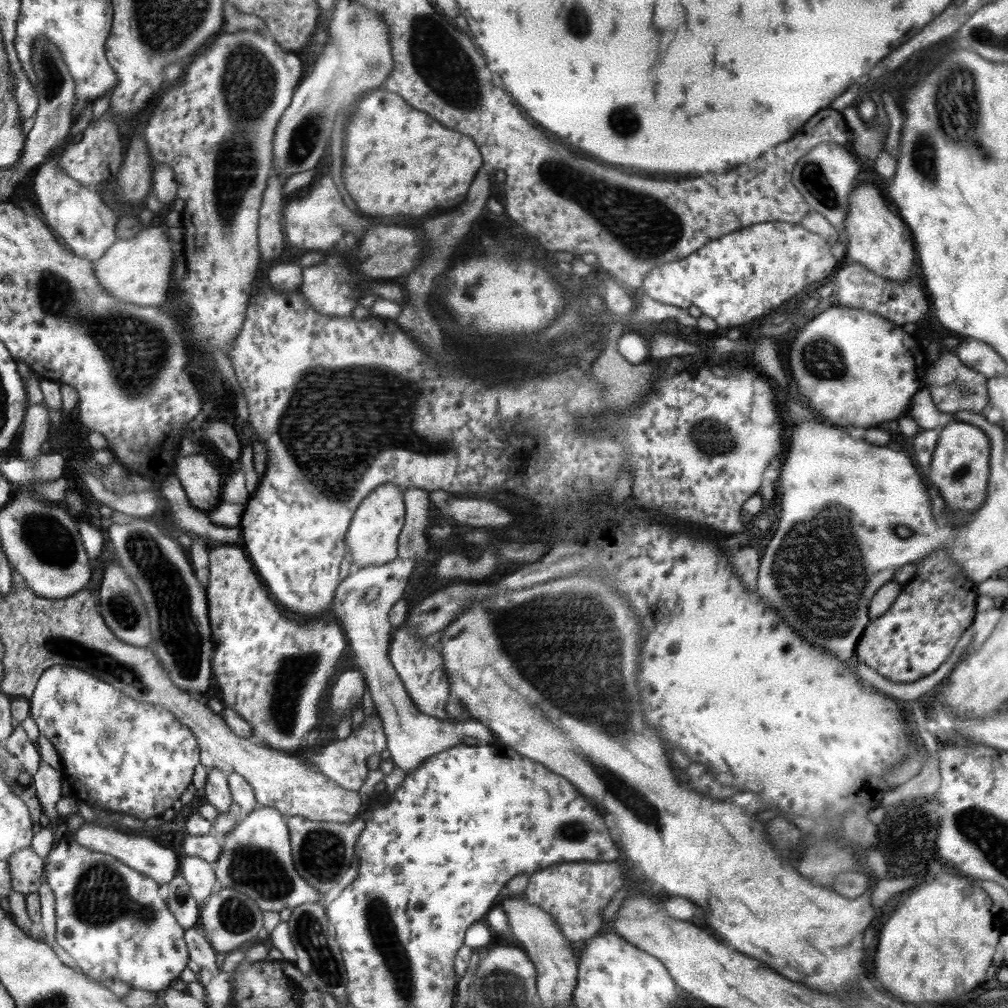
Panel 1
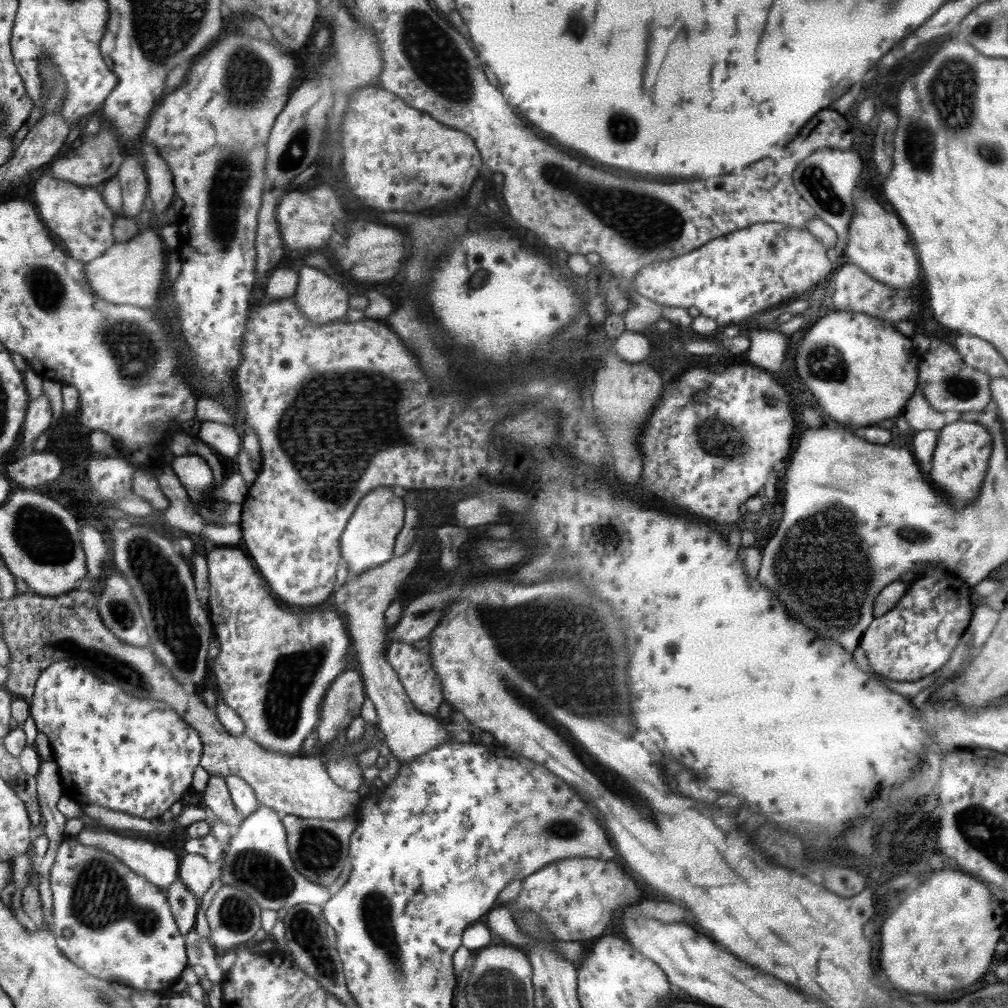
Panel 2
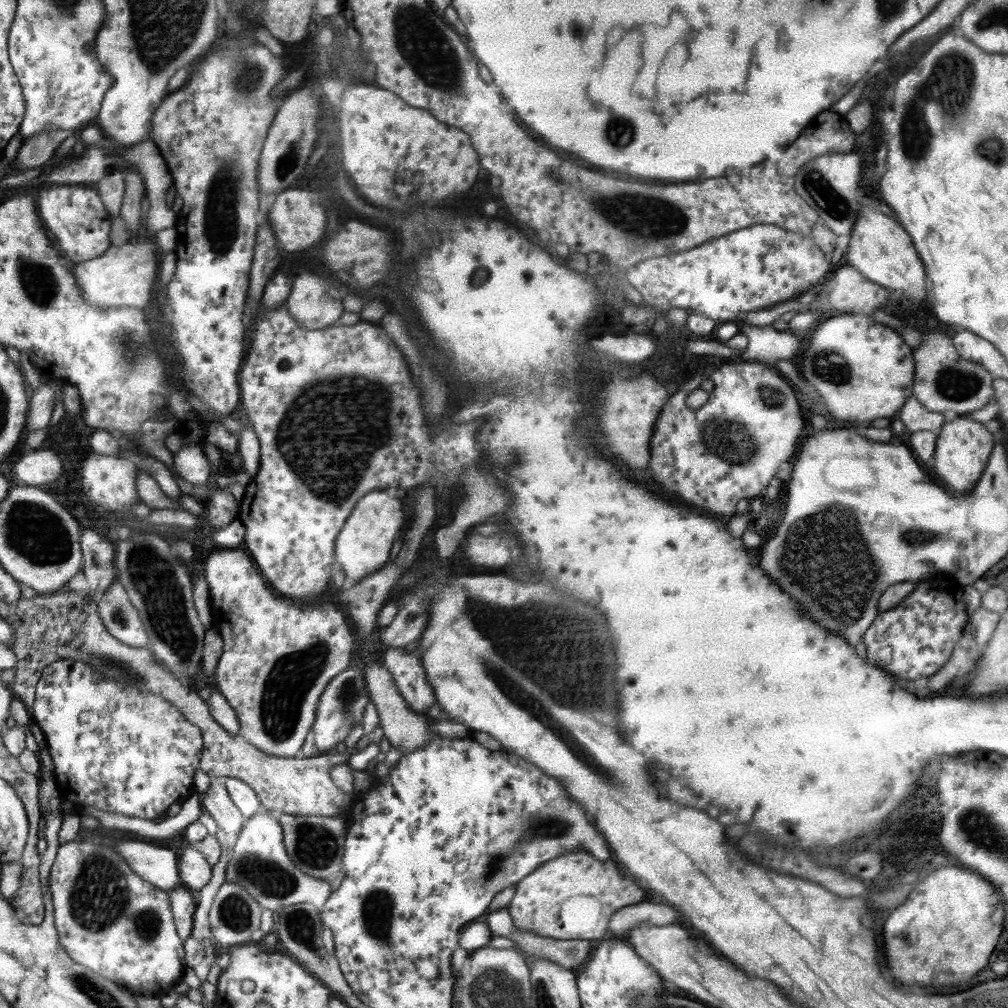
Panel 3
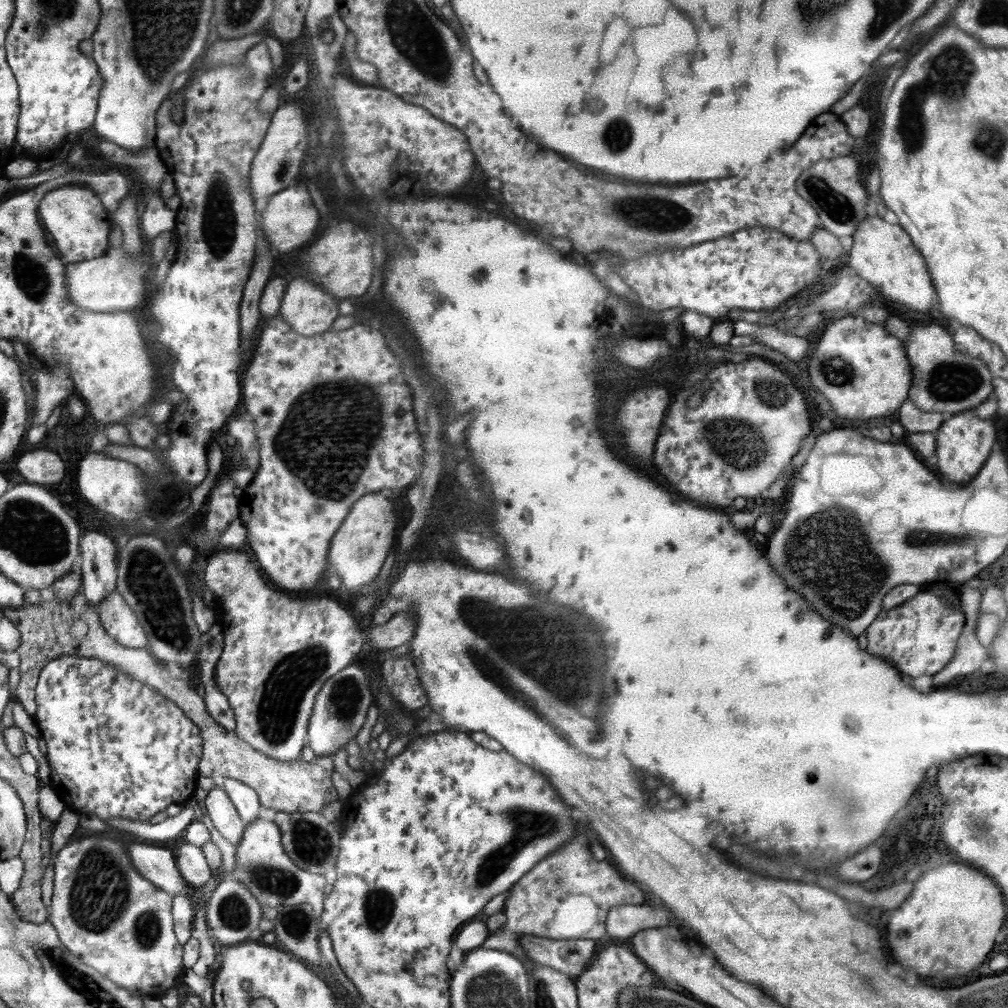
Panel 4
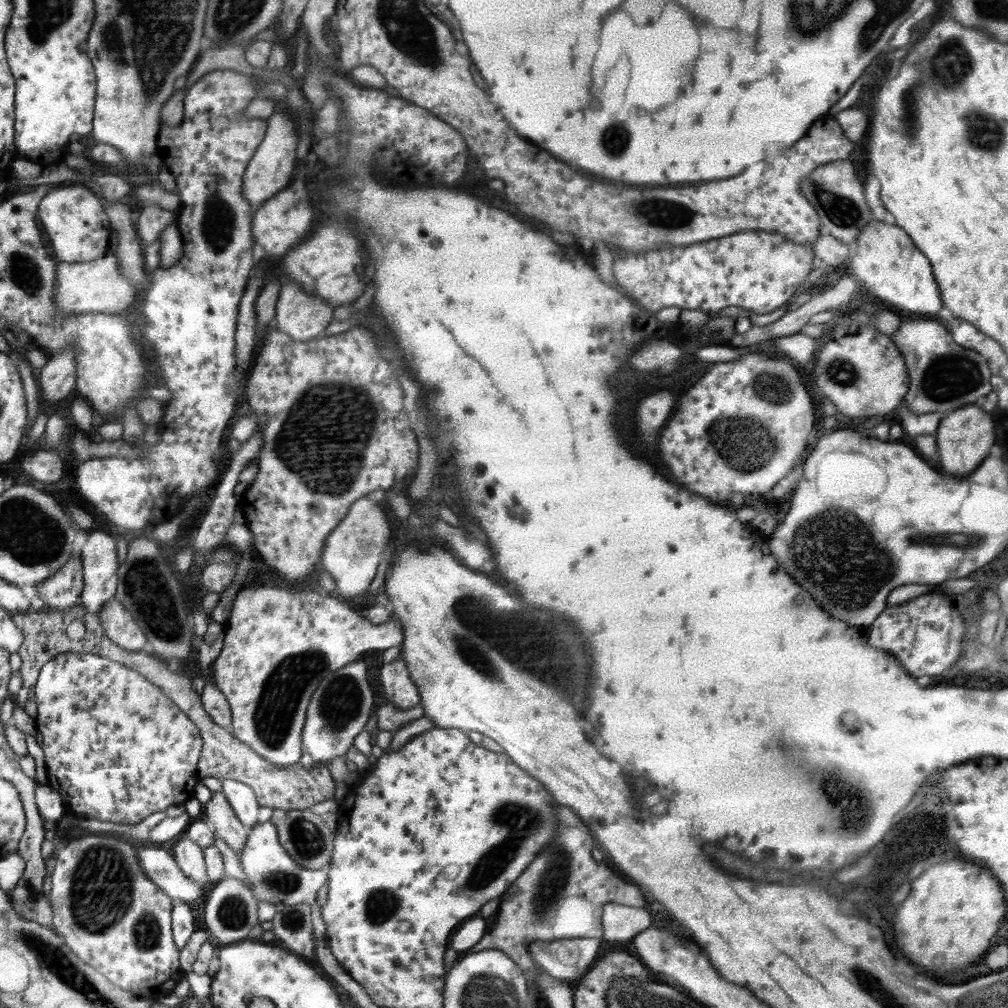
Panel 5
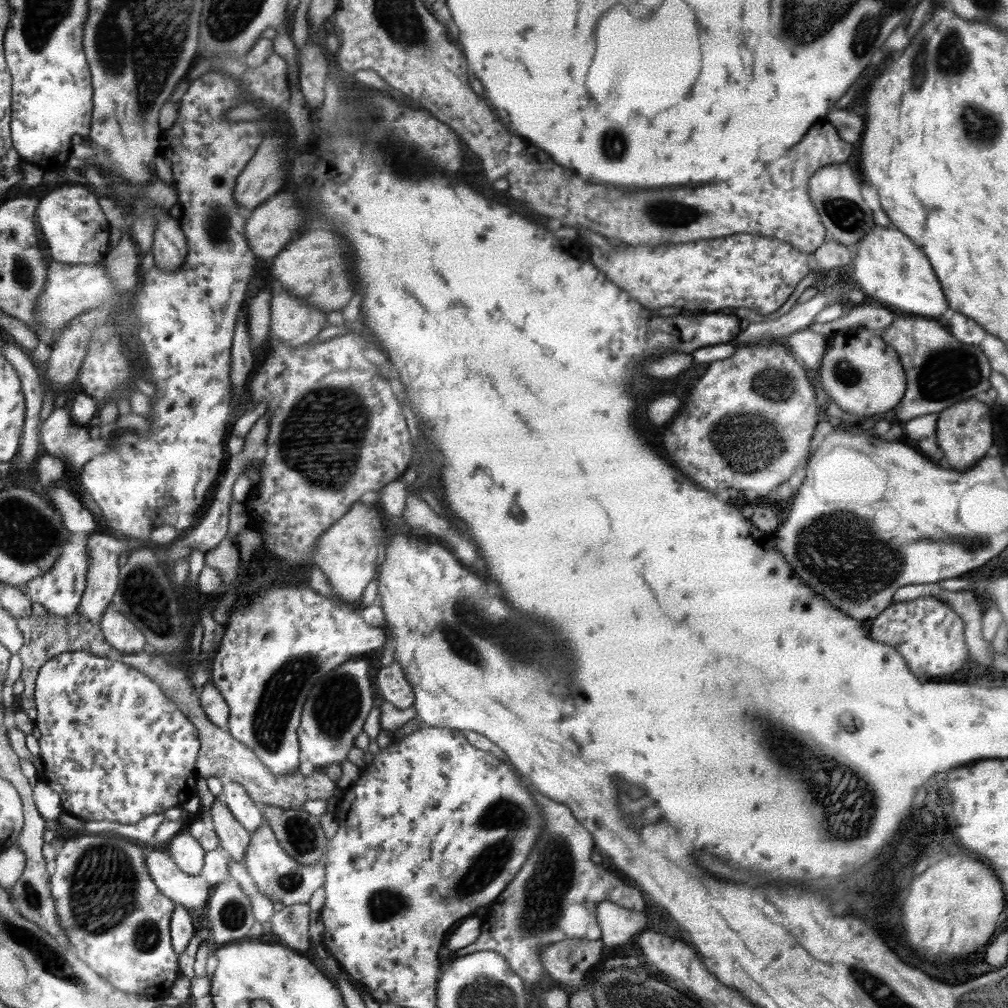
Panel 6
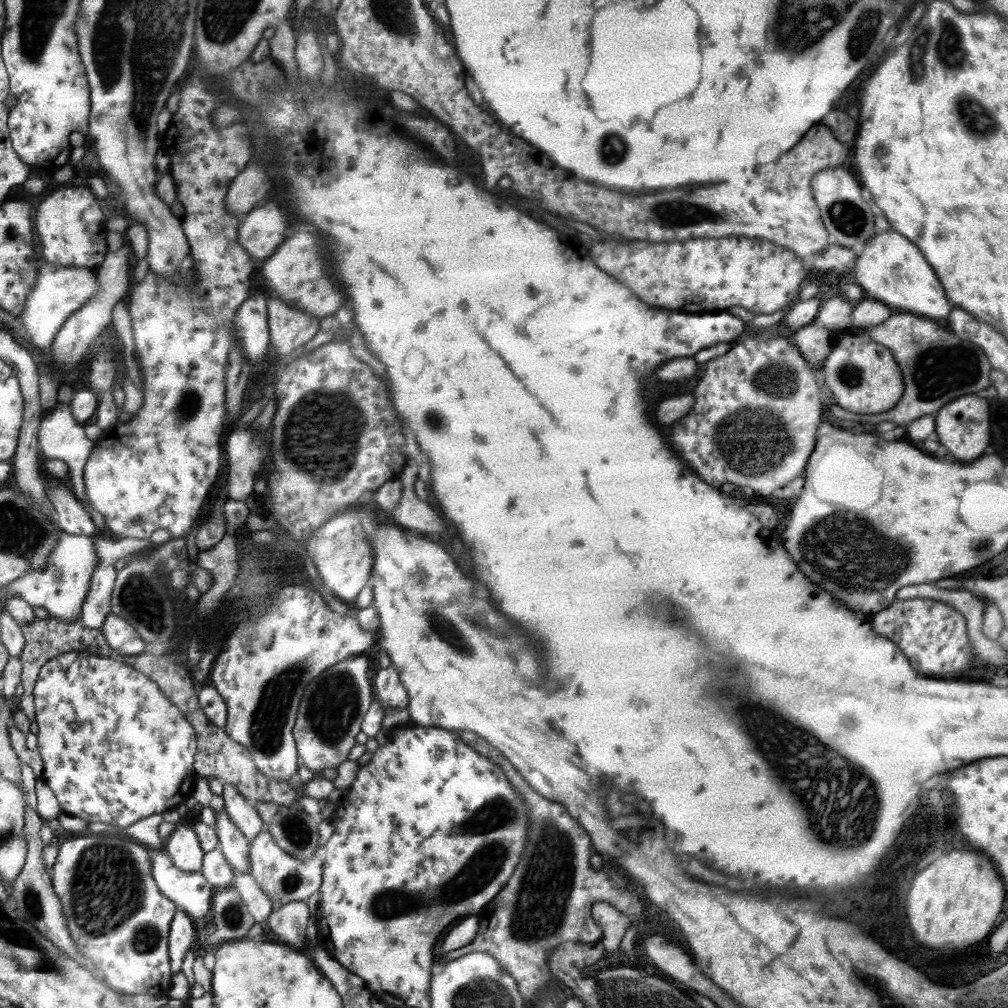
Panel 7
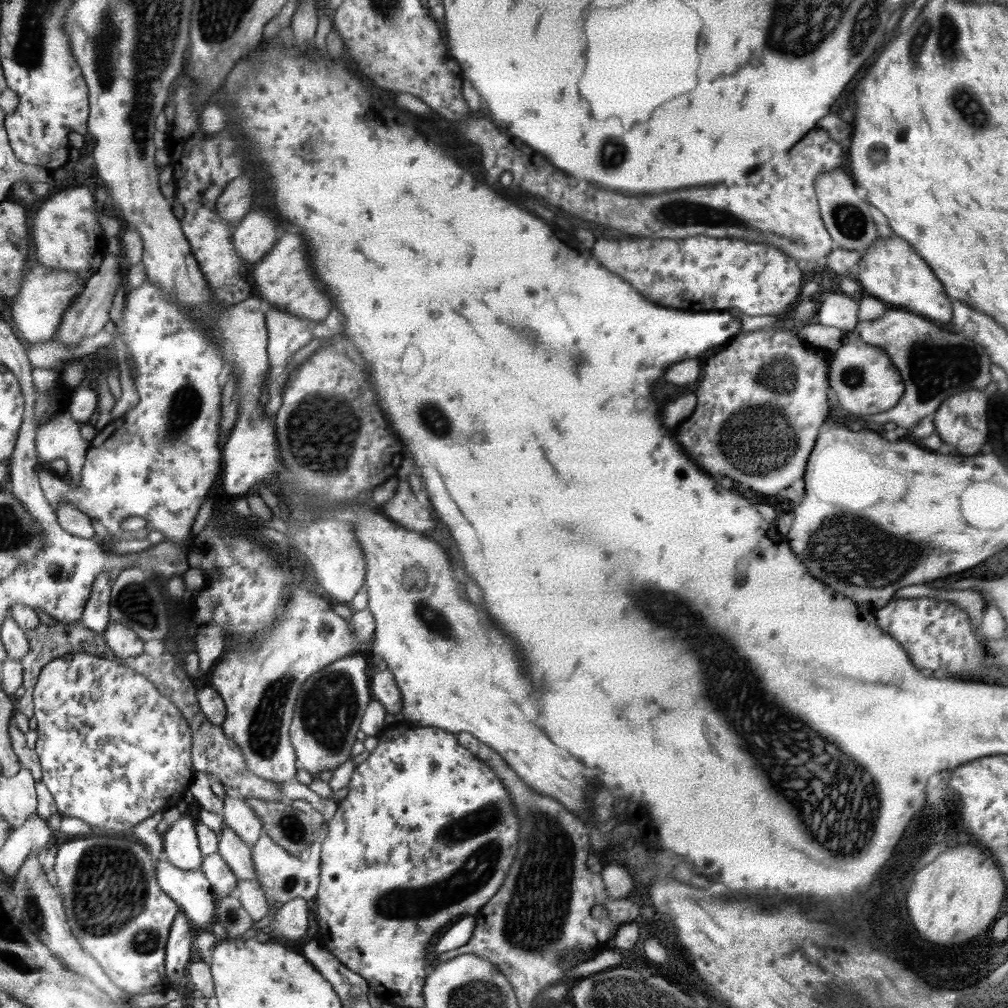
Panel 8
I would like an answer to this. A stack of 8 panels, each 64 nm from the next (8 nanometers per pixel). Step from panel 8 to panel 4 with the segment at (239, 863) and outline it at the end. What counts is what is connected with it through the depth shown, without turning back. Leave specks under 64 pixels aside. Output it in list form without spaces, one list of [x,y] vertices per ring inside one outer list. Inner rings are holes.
[[[220,785],[211,788],[203,803],[206,814],[210,817],[216,830],[227,841],[230,841],[230,844],[238,846],[247,822],[240,818],[226,791]]]

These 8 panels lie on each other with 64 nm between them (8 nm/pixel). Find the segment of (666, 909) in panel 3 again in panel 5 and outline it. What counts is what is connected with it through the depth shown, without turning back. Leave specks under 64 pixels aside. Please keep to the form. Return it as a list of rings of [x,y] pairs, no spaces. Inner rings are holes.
[[[606,902],[603,913],[603,942],[606,947],[612,947],[618,942],[630,941],[634,935],[652,927],[652,914],[644,908],[632,908]]]

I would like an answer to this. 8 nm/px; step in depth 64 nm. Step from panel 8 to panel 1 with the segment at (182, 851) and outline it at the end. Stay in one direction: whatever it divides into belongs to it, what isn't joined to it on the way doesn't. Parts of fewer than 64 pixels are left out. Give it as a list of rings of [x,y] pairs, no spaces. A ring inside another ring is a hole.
[[[186,855],[180,859],[179,873],[189,885],[191,895],[201,906],[219,885],[214,872],[214,865],[202,858]]]

